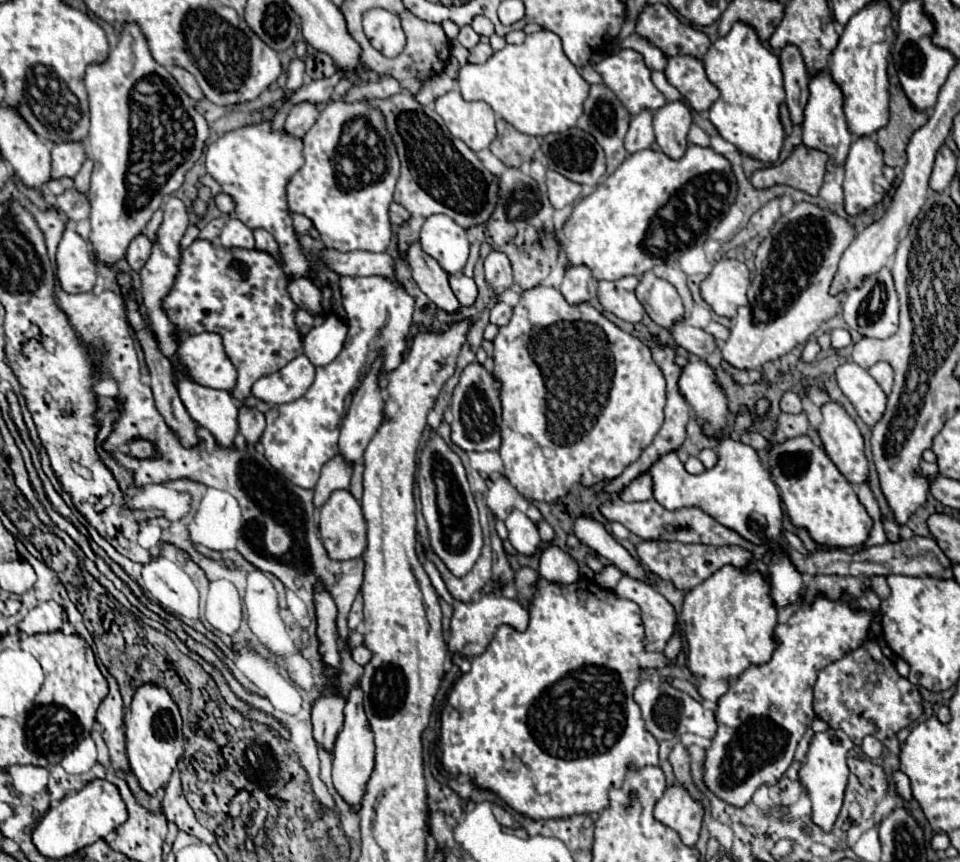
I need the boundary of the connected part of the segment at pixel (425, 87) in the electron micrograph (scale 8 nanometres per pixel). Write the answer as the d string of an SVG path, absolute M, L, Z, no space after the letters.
M445 72L441 74L435 74L433 78L427 78L425 82L421 82L421 90L417 94L413 94L417 98L417 102L421 102L423 106L431 104L437 96L449 92L449 90L455 90L457 88L457 82L453 78L449 78Z

